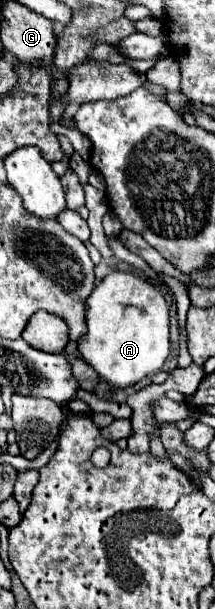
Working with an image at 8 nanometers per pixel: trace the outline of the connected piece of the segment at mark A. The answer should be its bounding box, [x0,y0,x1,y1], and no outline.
[78,273,170,387]

